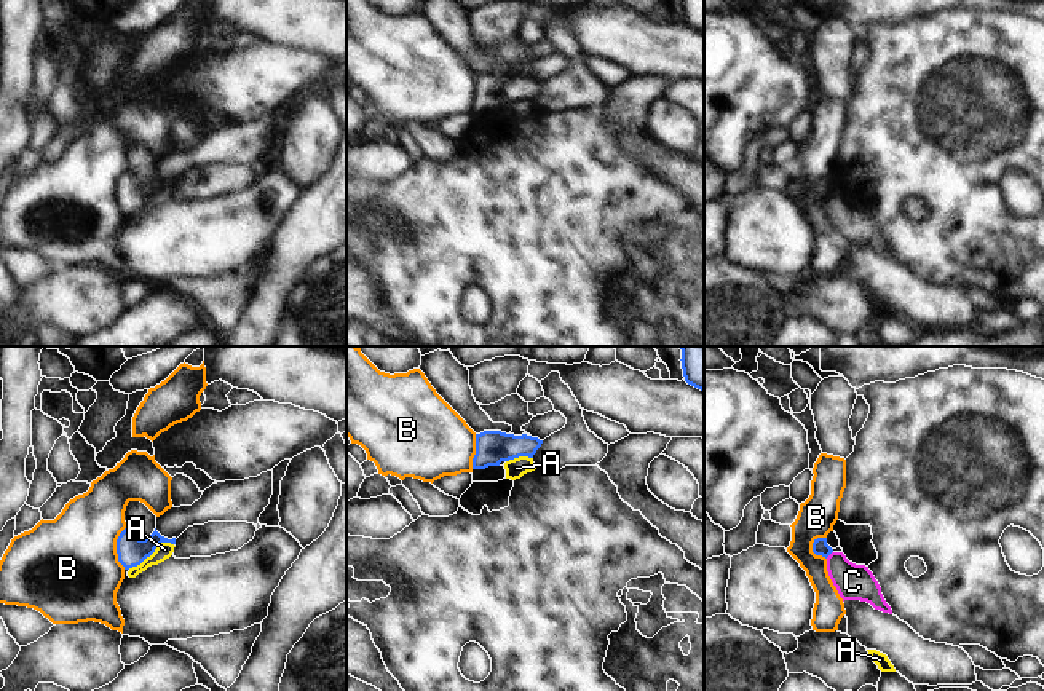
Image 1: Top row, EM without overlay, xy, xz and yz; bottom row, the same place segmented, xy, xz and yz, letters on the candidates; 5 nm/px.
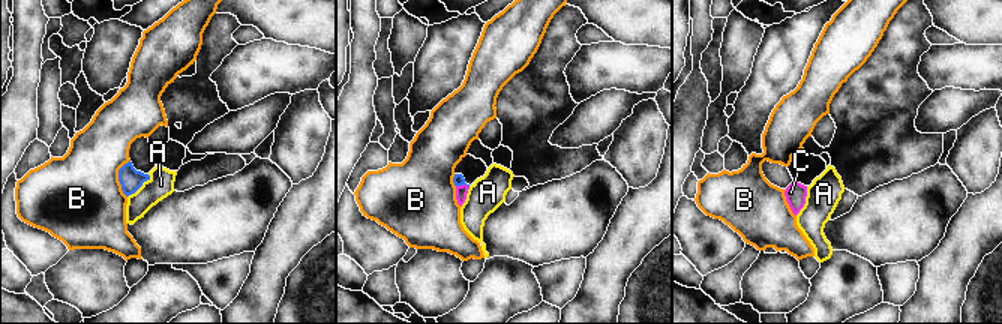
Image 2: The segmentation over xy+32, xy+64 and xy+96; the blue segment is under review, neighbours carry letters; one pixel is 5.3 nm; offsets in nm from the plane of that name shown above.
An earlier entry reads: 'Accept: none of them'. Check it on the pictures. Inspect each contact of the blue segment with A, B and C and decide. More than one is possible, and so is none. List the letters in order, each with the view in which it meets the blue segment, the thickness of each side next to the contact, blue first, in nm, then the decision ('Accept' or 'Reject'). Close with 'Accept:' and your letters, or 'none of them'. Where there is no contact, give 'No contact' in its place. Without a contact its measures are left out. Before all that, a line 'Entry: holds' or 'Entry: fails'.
Entry: holds
A: Touches blue in xy. Thickness 150 nm (blue) against 80 nm. Reject
B: Touches blue in xy. Thickness 150 nm (blue) against 480 nm. Reject
C: Touches blue in yz. Thickness 80 nm (blue) against 180 nm. Reject
Accept: none of them

